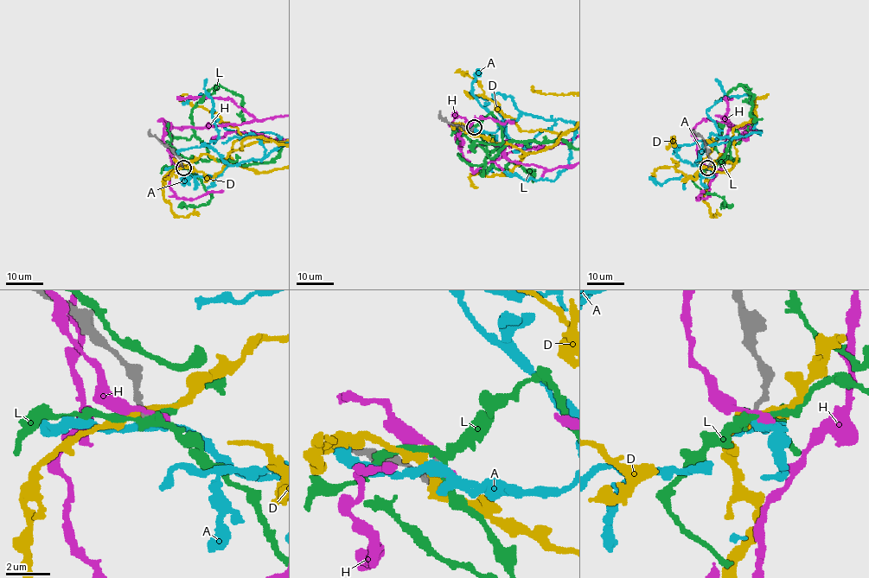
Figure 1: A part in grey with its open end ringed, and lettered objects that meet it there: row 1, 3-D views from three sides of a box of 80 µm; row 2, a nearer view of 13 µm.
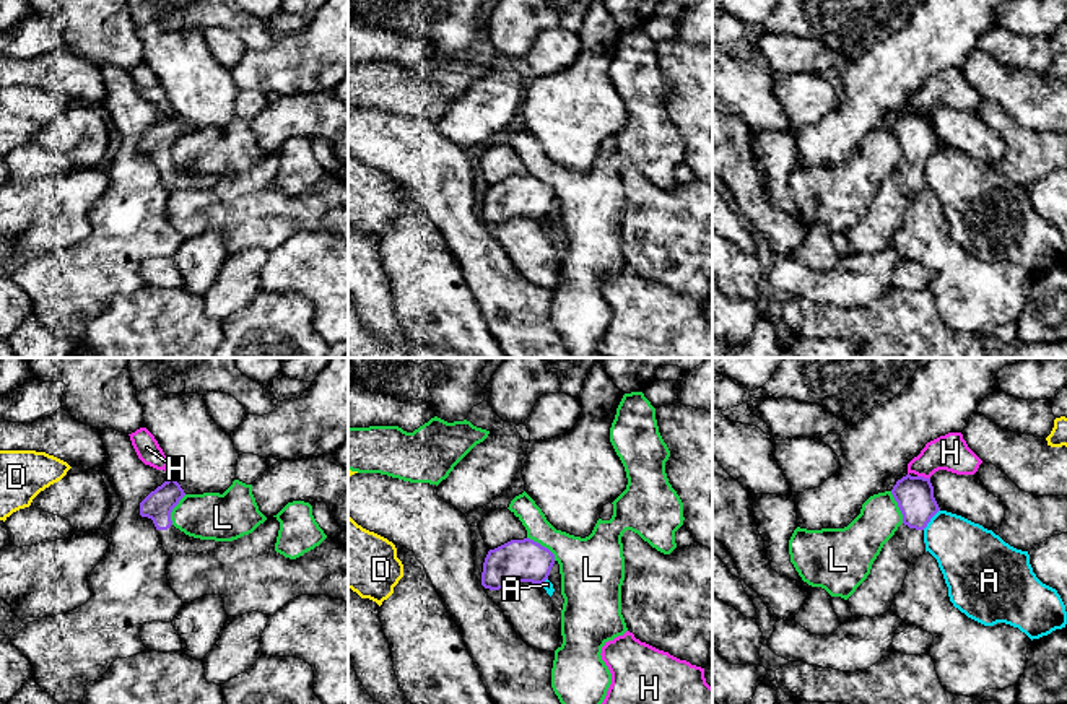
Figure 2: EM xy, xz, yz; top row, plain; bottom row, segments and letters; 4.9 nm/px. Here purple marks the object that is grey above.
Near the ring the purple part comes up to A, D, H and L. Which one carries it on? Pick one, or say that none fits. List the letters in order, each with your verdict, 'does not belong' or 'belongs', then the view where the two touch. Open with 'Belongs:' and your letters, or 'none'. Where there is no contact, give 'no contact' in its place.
Belongs: none
A: does not belong; meets purple in yz
D: does not belong; no contact
H: does not belong; meets purple in yz
L: does not belong; meets purple in xz

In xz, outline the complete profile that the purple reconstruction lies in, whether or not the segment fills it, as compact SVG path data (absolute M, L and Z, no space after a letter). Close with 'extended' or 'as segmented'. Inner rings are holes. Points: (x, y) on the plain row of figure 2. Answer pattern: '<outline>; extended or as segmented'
M511 176L490 185L481 208L481 221L499 226L516 218L543 219L555 200L555 190L540 179Z; as segmented

